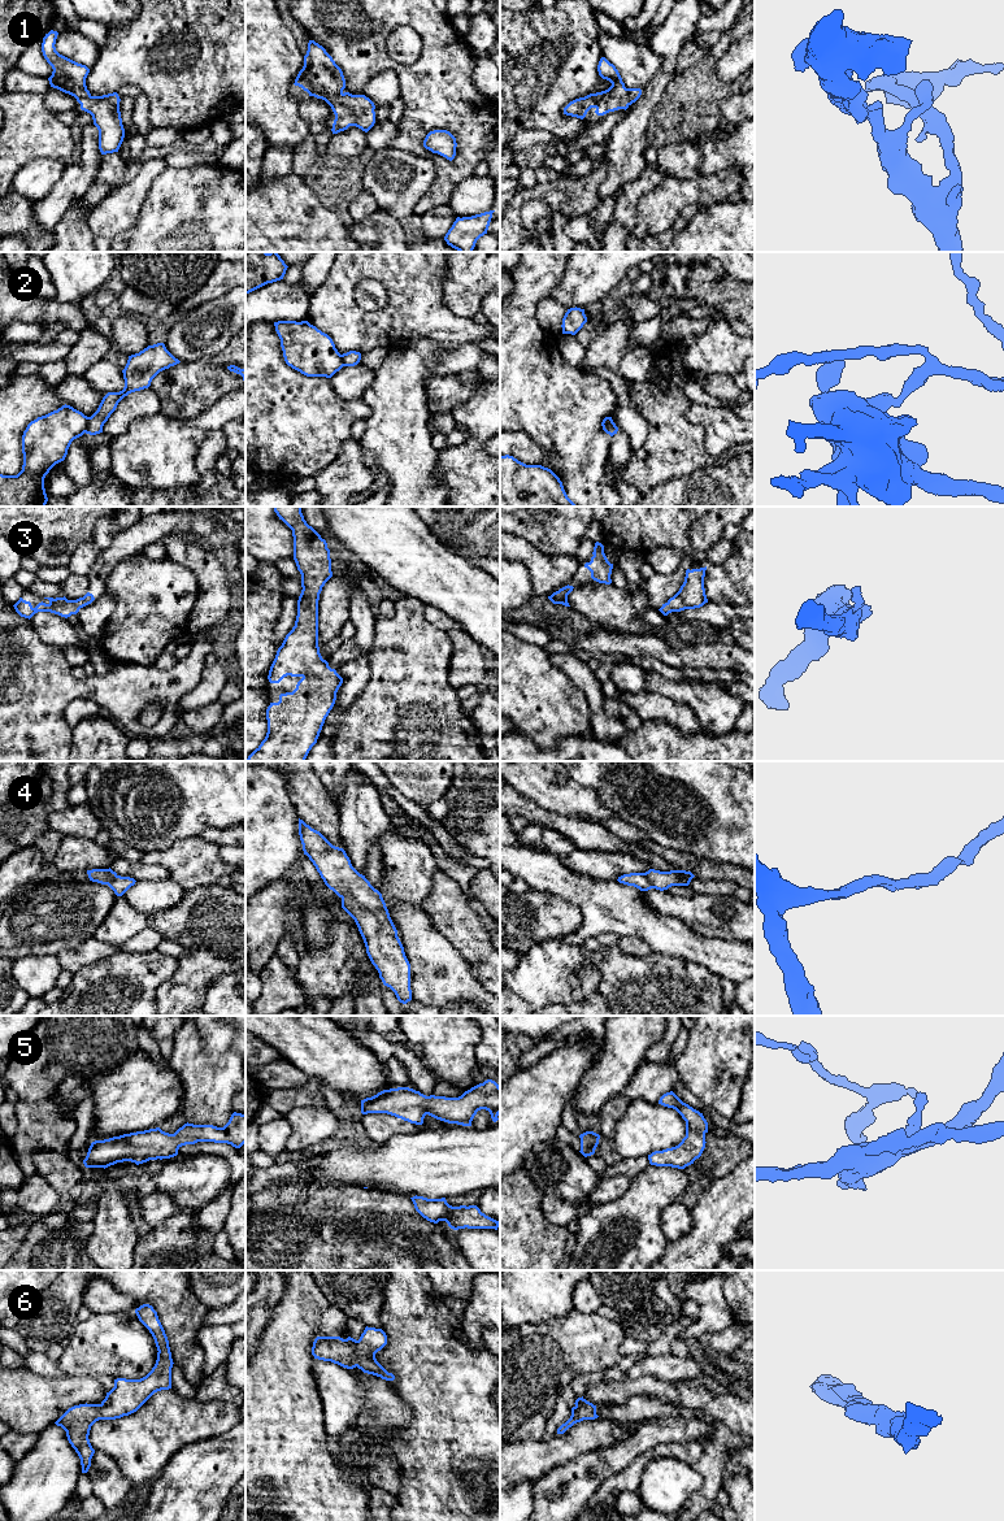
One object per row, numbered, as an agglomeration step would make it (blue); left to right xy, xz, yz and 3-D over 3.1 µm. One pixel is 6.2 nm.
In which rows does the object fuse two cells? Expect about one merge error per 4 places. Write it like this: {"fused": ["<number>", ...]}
{"fused": ["2"]}

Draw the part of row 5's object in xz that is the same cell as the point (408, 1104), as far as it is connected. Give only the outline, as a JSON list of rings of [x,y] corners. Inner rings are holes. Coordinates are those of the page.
[[[487,1079],[458,1098],[426,1096],[409,1087],[383,1090],[371,1098],[361,1100],[361,1113],[387,1113],[422,1125],[426,1114],[462,1126],[471,1126],[478,1111],[486,1109],[496,1122],[500,1114],[500,1086]]]

